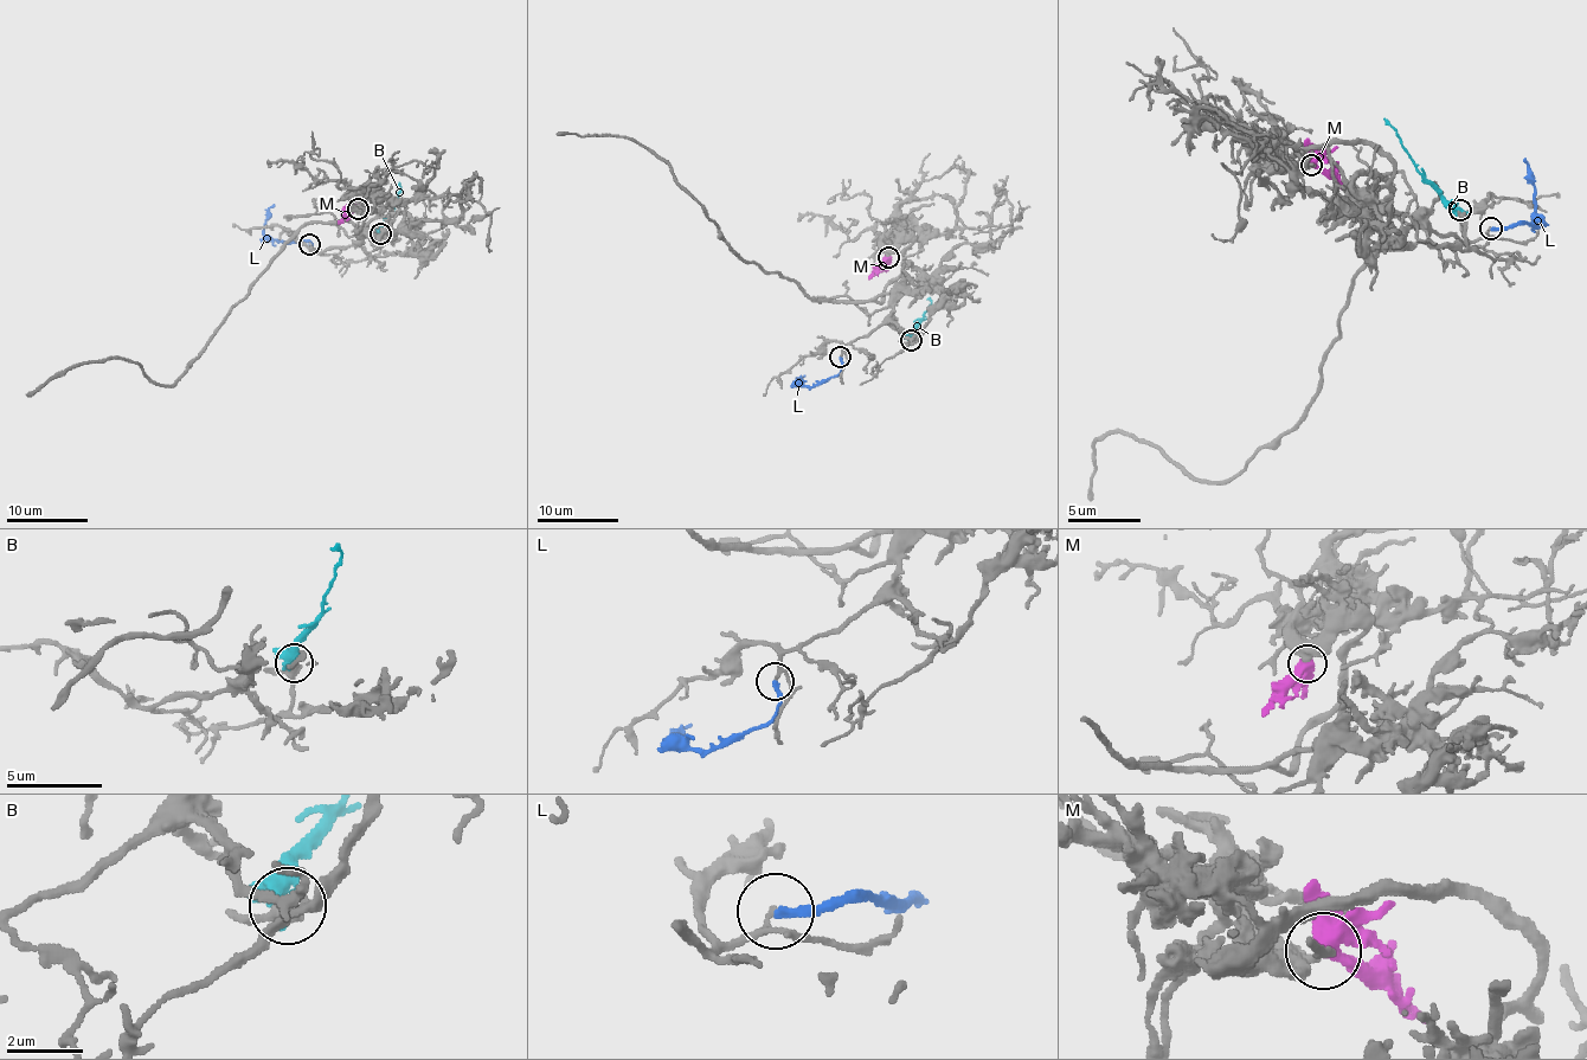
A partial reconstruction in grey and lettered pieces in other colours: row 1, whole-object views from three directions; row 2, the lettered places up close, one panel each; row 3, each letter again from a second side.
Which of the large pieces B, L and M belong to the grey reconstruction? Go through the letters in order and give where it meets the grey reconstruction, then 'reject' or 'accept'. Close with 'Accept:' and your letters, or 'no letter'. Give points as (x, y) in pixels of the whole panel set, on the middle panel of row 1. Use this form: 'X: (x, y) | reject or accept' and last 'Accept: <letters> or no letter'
B: (911, 340) | reject
L: (840, 357) | reject
M: (888, 257) | accept
Accept: M

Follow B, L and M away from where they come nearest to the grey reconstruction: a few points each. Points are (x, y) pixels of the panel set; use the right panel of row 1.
B: (1460, 210), (1425, 177), (1399, 133), (1385, 119)
L: (1490, 227), (1515, 227), (1544, 220), (1534, 210), (1534, 177), (1522, 159)
M: (1312, 166), (1334, 173), (1351, 191)

